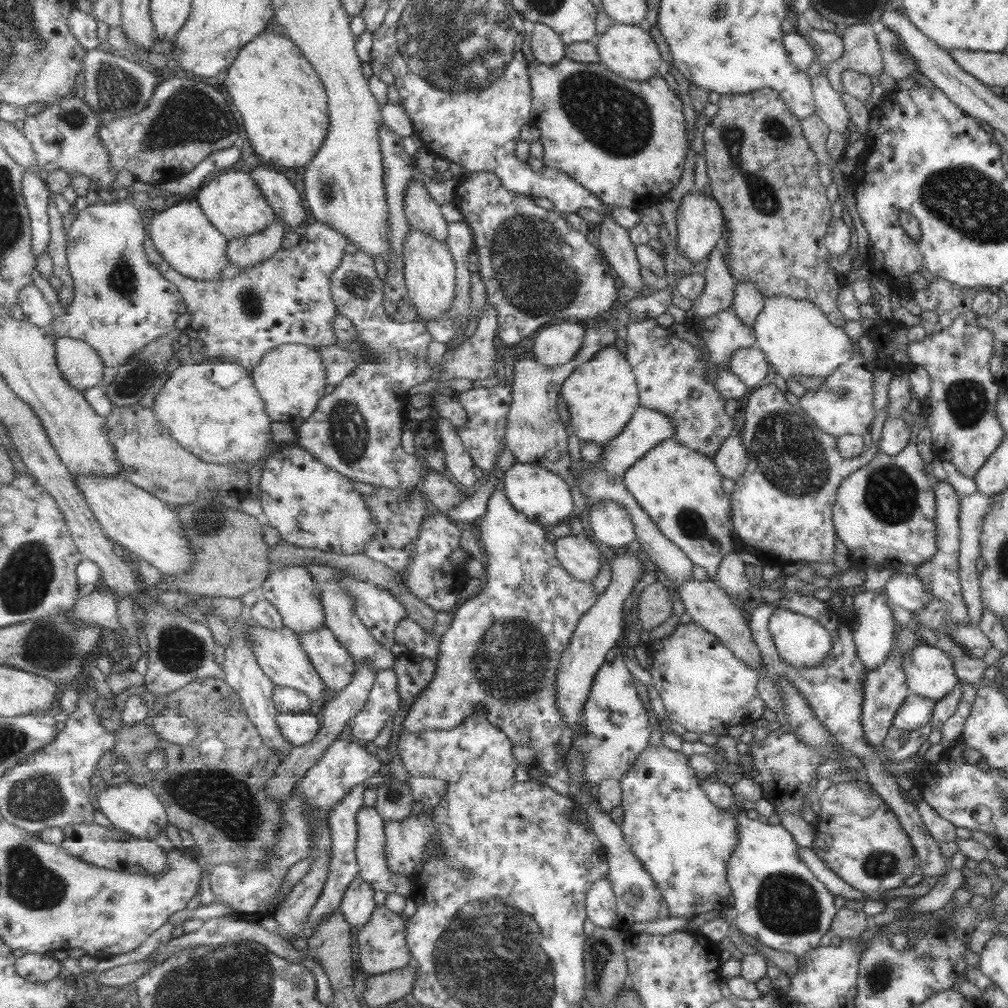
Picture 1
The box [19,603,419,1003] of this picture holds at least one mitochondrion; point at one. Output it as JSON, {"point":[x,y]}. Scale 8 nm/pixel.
{"point":[219,798]}

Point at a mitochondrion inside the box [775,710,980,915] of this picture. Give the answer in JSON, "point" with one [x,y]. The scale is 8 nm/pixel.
{"point":[880,864]}

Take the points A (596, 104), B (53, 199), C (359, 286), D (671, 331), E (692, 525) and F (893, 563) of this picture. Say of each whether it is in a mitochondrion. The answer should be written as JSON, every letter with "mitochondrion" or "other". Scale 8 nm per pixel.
{"A":"mitochondrion","B":"other","C":"mitochondrion","D":"other","E":"mitochondrion","F":"other"}

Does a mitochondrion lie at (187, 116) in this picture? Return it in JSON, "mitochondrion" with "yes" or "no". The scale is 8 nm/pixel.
{"mitochondrion":"yes"}

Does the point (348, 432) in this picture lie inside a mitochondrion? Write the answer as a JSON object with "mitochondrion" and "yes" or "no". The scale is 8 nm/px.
{"mitochondrion":"yes"}

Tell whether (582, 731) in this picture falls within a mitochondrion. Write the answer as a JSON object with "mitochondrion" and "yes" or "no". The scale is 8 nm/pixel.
{"mitochondrion":"no"}

